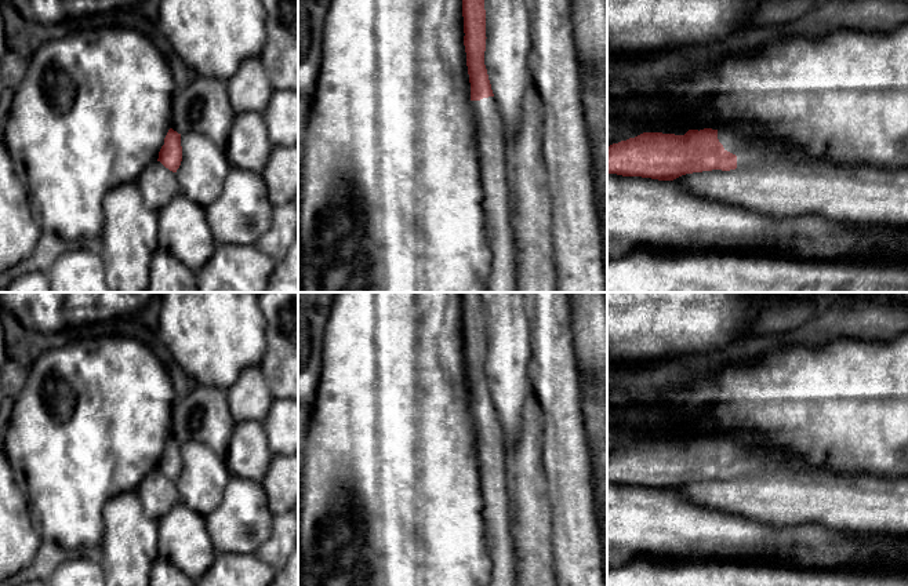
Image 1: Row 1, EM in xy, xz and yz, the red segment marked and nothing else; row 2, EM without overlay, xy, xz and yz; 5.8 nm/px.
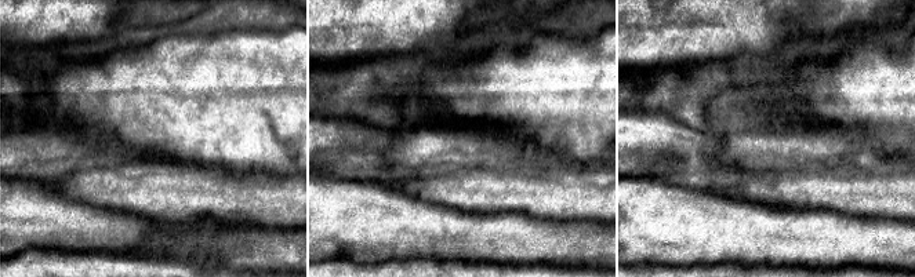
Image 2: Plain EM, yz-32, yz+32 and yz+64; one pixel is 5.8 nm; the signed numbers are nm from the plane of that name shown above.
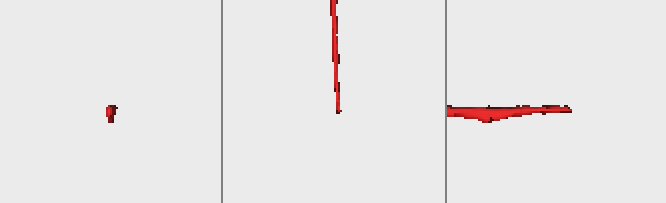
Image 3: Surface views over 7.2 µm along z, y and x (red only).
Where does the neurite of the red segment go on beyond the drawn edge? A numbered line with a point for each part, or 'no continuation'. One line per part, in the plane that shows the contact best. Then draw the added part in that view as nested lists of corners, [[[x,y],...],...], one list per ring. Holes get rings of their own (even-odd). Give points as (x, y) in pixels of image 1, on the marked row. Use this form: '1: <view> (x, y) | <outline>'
1: yz (749, 152) | [[[718,130],[718,139],[724,150],[737,156],[737,168],[747,168],[759,164],[793,164],[807,161],[803,152],[789,149],[764,138],[742,138],[727,130]]]

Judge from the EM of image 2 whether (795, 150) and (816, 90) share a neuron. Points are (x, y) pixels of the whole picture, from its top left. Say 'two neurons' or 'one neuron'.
two neurons

